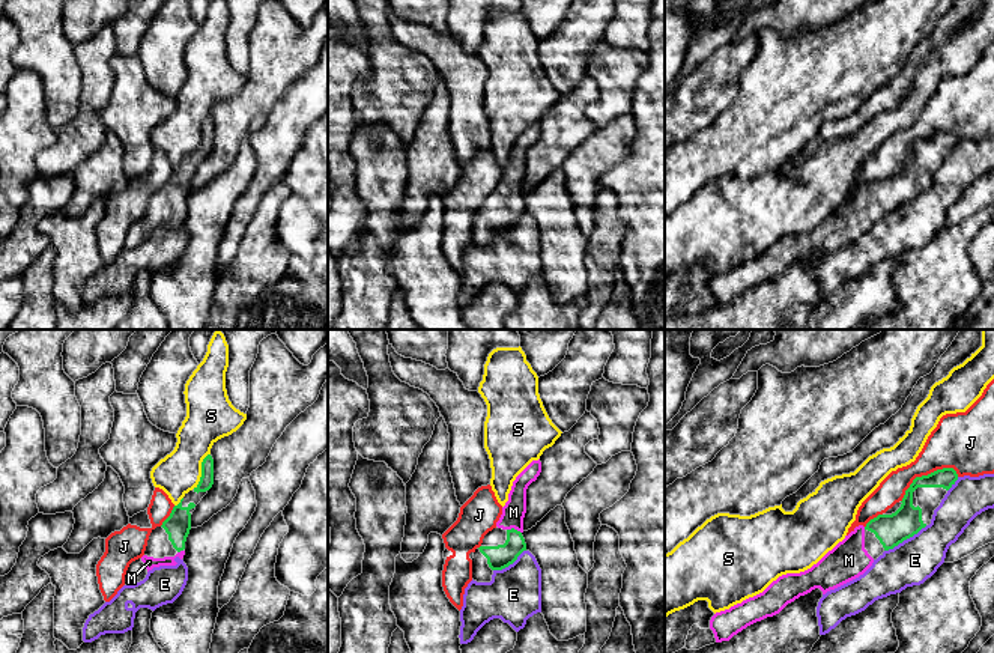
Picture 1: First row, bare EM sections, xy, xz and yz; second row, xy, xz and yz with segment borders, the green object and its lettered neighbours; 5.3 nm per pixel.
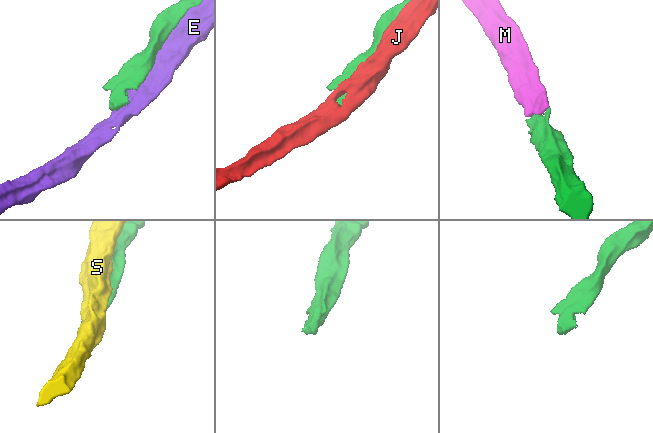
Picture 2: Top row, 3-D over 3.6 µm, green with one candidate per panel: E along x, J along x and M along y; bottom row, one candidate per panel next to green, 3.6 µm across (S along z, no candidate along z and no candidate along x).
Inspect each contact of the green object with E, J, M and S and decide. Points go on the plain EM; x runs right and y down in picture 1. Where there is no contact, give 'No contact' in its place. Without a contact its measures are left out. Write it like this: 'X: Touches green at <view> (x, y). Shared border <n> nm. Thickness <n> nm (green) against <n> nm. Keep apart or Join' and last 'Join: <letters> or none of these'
E: Touches green at yz (906, 202). Shared border 280 nm. Thickness 170 nm (green) against 240 nm. Keep apart
J: Touches green at yz (924, 139). Shared border 340 nm. Thickness 160 nm (green) against 280 nm. Keep apart
M: Touches green at xz (513, 191). Shared border 80 nm. Thickness 130 nm (green) against 120 nm. Join
S: Touches green at xy (202, 134). Shared border 220 nm. Thickness 80 nm (green) against 220 nm. Keep apart
Join: M

